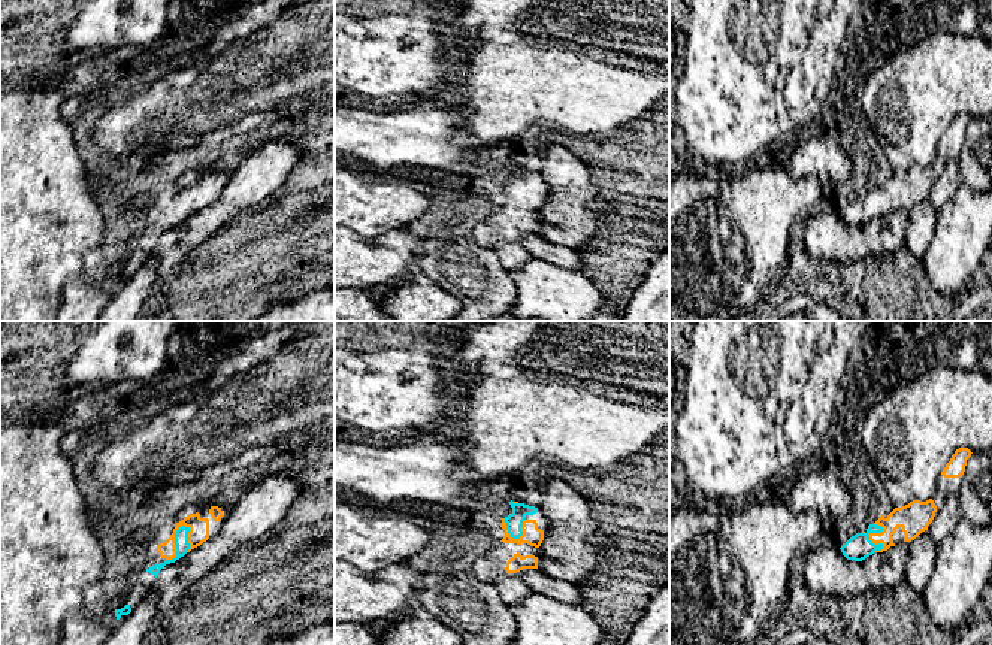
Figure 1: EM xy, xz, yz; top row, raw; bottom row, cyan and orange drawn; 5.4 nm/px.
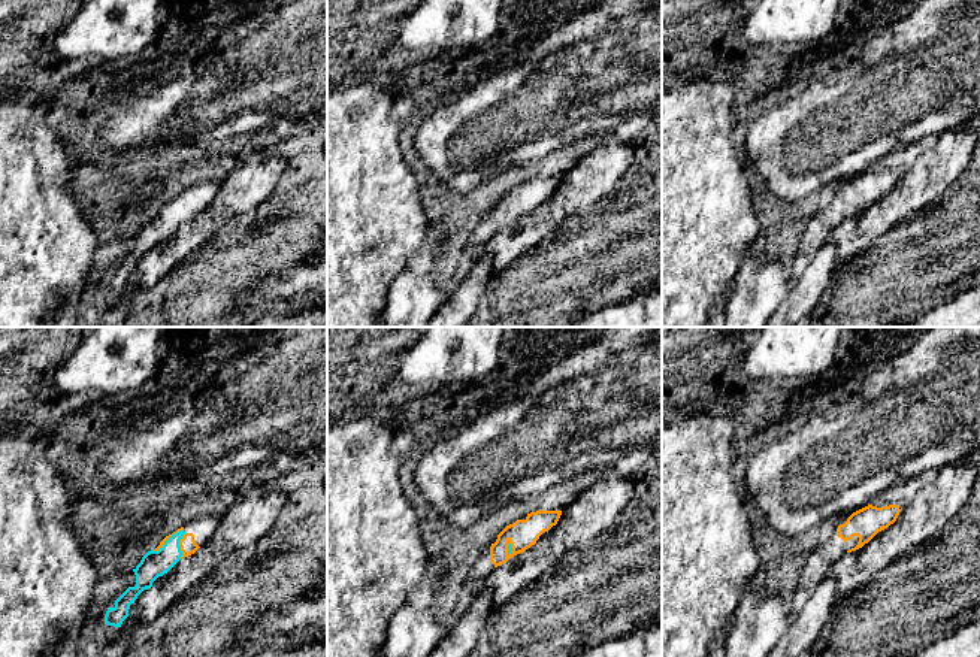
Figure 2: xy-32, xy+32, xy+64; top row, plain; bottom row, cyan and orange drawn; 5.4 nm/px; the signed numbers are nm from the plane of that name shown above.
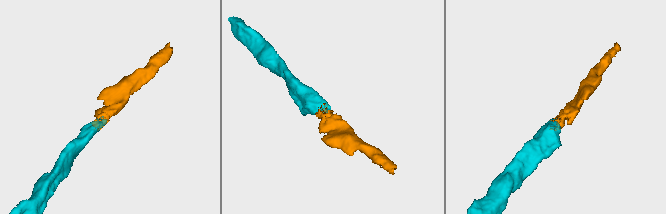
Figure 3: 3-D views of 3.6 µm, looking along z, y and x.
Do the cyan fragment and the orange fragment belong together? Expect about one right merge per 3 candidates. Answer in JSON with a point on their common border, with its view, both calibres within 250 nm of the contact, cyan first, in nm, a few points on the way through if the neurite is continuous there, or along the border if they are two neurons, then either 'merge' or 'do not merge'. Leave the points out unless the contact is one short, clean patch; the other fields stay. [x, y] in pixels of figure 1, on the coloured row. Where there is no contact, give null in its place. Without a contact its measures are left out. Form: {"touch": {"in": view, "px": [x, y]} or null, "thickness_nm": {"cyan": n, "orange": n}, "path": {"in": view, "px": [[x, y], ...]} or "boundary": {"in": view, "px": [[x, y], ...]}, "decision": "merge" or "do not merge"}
{"touch": {"in": "xy", "px": [175, 542]}, "thickness_nm": {"cyan": 80, "orange": 110}, "path": {"in": "xy", "px": [[181, 536], [175, 542], [180, 527], [199, 527]]}, "decision": "merge"}

